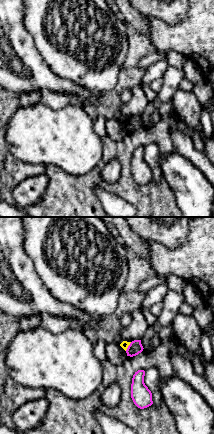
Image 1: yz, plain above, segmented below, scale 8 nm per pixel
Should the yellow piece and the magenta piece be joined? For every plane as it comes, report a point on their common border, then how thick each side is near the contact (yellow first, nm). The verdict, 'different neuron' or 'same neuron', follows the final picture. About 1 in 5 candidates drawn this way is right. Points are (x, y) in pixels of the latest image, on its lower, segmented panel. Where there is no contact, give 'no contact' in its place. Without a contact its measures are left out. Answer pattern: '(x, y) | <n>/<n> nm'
(128, 345) | 60/110 nm

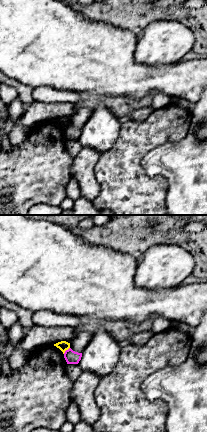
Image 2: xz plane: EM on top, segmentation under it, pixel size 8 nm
(66, 349) | 80/110 nm

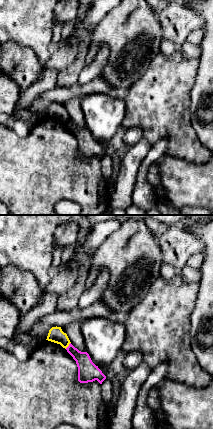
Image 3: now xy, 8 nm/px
(68, 345) | 120/150 nm

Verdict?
different neuron

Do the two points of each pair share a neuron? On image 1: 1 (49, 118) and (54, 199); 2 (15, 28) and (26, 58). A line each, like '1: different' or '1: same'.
1: different
2: same

